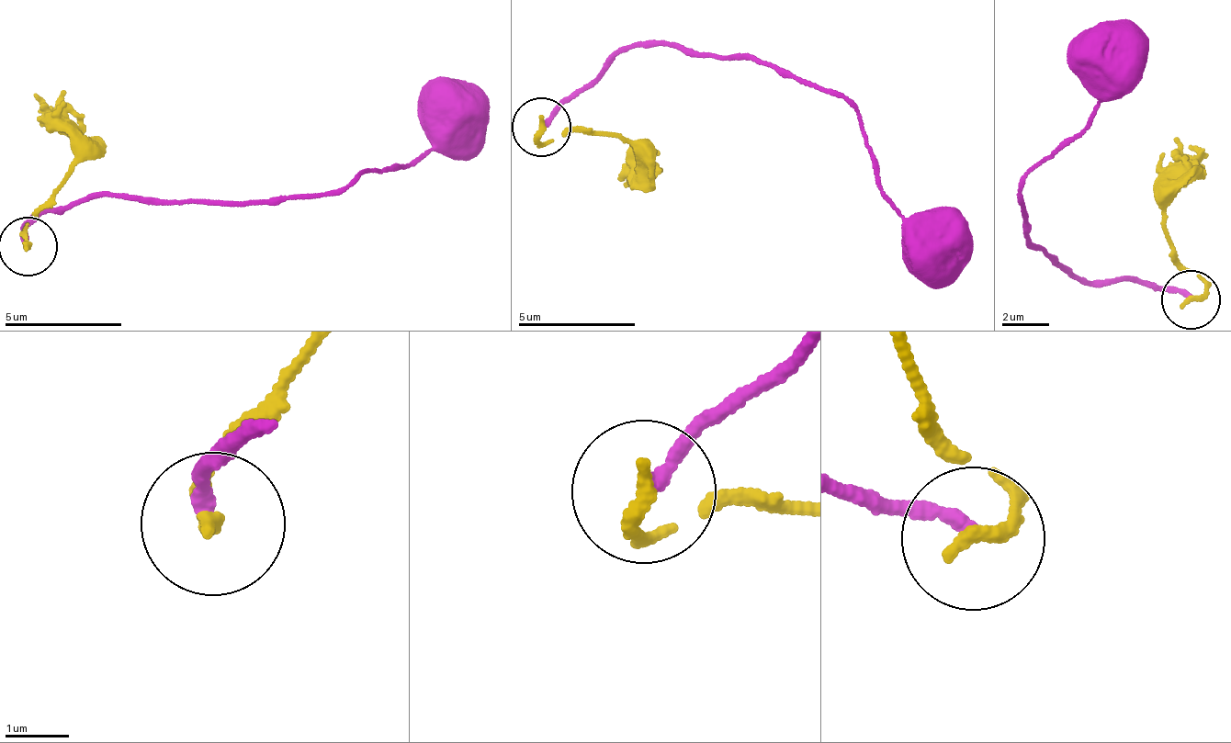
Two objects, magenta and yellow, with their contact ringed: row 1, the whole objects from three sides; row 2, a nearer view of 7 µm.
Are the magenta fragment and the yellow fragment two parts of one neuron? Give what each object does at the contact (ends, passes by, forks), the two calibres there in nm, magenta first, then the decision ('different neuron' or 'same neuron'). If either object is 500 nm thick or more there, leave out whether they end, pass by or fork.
magenta ends; yellow ends; calibres 200 and 260 nm; different neuron

